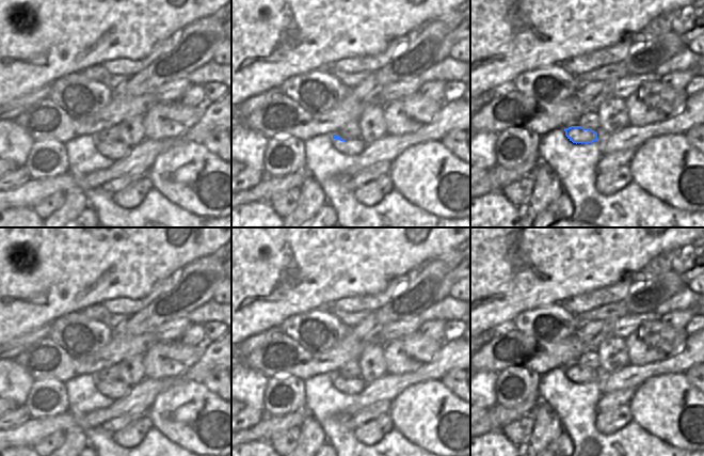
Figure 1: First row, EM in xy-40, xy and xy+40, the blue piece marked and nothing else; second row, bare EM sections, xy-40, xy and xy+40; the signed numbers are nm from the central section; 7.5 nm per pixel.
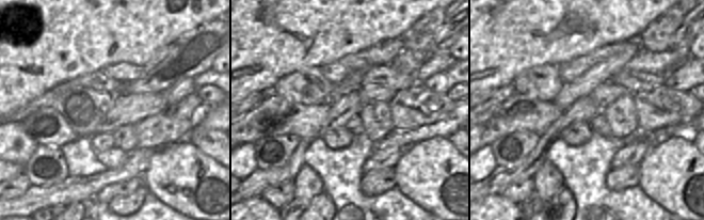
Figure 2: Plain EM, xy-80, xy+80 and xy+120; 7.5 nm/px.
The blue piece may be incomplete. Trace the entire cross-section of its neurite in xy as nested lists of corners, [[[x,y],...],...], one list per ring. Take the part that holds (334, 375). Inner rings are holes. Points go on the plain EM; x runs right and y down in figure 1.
[[[333,374],[333,386],[340,392],[349,395],[359,395],[366,381],[362,378],[342,378],[339,374]]]

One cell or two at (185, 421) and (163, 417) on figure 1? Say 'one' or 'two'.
one

